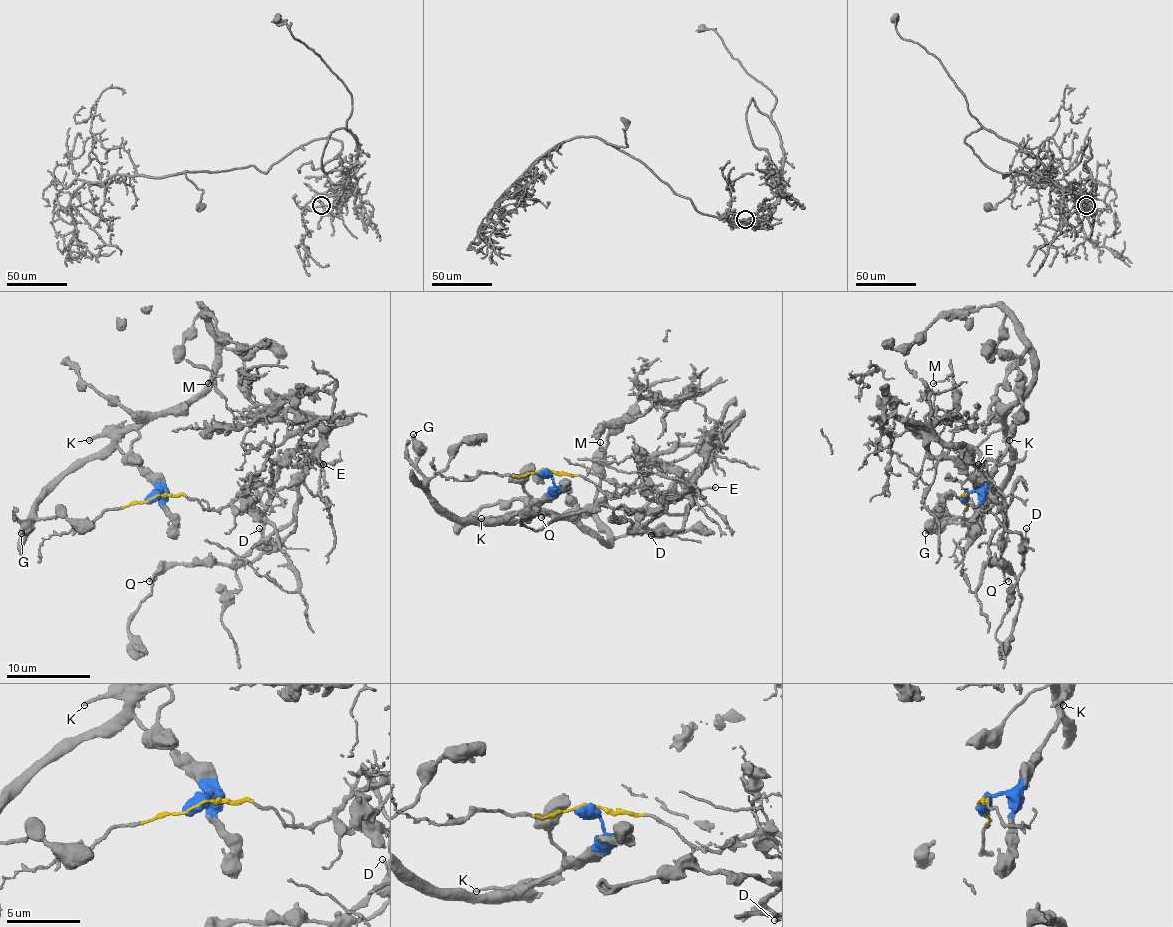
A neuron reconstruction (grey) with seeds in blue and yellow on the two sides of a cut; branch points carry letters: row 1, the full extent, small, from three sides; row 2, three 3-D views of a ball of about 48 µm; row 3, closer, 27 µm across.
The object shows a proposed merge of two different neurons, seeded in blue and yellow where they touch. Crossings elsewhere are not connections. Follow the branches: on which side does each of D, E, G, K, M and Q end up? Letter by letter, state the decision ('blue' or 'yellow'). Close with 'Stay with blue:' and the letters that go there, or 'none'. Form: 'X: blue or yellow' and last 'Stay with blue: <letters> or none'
D: yellow
E: yellow
G: blue
K: blue
M: yellow
Q: yellow
Stay with blue: G, K

